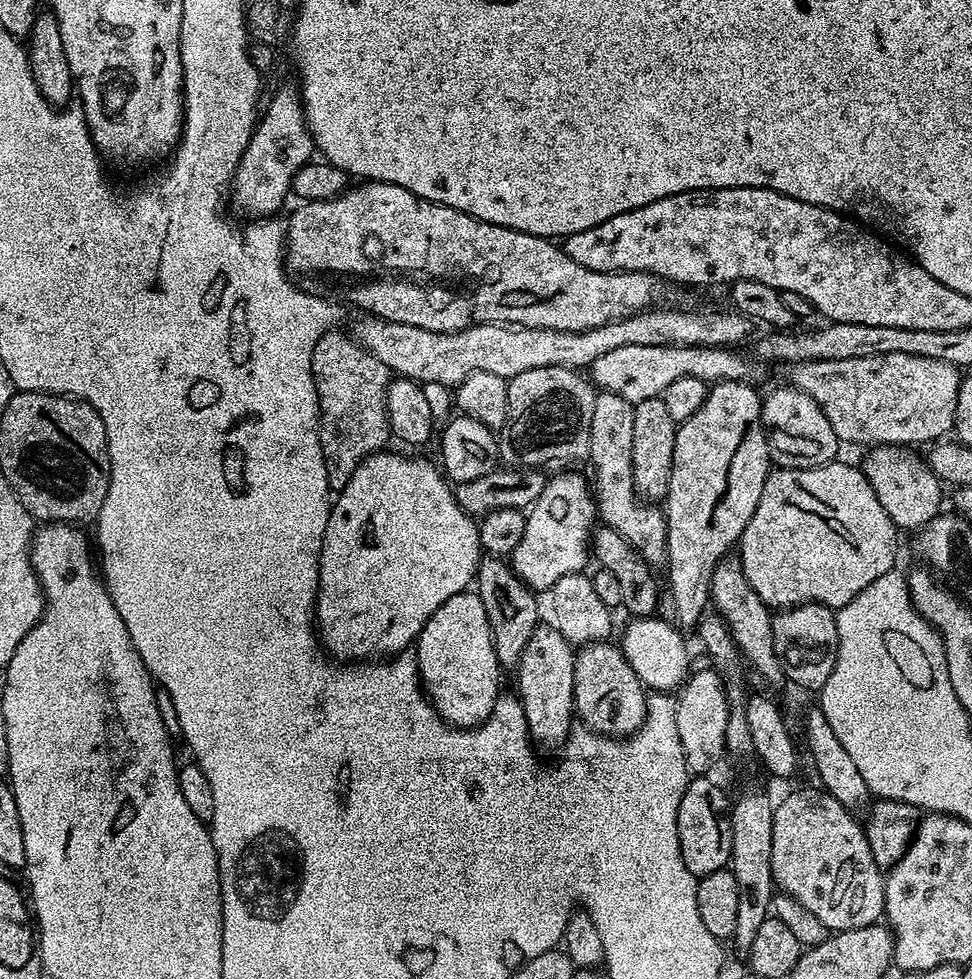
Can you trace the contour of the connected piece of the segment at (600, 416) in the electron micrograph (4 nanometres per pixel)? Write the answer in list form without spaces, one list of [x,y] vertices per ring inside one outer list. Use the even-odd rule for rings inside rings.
[[[596,392],[594,398],[594,415],[590,417],[590,440],[588,442],[587,459],[592,460],[590,480],[594,485],[596,497],[596,511],[599,519],[607,527],[618,530],[622,538],[626,538],[632,546],[642,554],[647,564],[653,566],[663,565],[668,559],[666,550],[666,518],[663,511],[655,503],[645,502],[638,495],[634,486],[634,406],[626,402],[626,398],[618,398],[618,394],[609,392]]]

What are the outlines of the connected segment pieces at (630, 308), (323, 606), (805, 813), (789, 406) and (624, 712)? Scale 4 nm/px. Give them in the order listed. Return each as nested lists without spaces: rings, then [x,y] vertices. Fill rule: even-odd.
[[[360,182],[349,187],[341,196],[329,200],[310,200],[299,205],[300,209],[286,220],[286,247],[284,250],[284,270],[305,292],[327,294],[345,305],[353,304],[361,308],[361,313],[379,316],[381,320],[402,322],[406,326],[418,326],[422,330],[435,332],[461,332],[464,328],[473,328],[475,324],[511,324],[521,328],[549,328],[550,330],[566,330],[581,332],[587,328],[597,328],[611,320],[621,320],[639,312],[647,312],[659,305],[664,296],[665,281],[648,272],[599,272],[586,270],[586,266],[578,266],[574,258],[570,258],[563,247],[556,248],[551,239],[534,234],[519,232],[506,226],[498,226],[490,222],[475,220],[470,214],[454,210],[450,206],[442,206],[438,202],[423,200],[418,194],[406,190],[402,186],[382,184],[379,182]]]
[[[381,450],[366,457],[350,474],[350,482],[341,492],[335,493],[328,510],[328,521],[324,531],[324,541],[320,551],[319,590],[316,591],[316,614],[314,623],[318,629],[318,640],[337,661],[364,662],[369,658],[384,658],[389,654],[400,654],[413,643],[426,626],[427,620],[448,598],[465,591],[476,579],[476,569],[480,566],[482,549],[480,530],[477,521],[462,510],[456,501],[453,485],[449,483],[443,471],[435,463],[423,460],[420,456],[399,456],[396,452]]]
[[[819,787],[800,788],[797,792],[792,792],[784,801],[777,803],[773,807],[774,814],[774,846],[770,849],[770,866],[772,867],[772,879],[775,887],[779,889],[783,895],[793,896],[798,902],[802,902],[802,906],[806,906],[806,910],[810,910],[810,914],[814,914],[814,918],[818,918],[818,922],[822,922],[832,932],[845,932],[851,928],[861,928],[862,926],[870,926],[877,923],[884,915],[884,879],[878,870],[878,866],[874,862],[874,854],[870,850],[870,842],[868,841],[867,831],[855,820],[853,813],[849,809],[842,806],[842,802],[838,802],[830,793],[821,790]]]
[[[785,386],[774,389],[769,396],[765,395],[760,406],[760,421],[768,439],[771,463],[776,468],[817,468],[823,464],[831,464],[837,459],[838,441],[830,422],[826,422],[826,414],[822,414],[822,406],[818,406],[818,402],[814,402],[814,398],[810,398],[810,394],[802,390]]]
[[[612,642],[583,645],[574,662],[574,712],[583,727],[602,736],[628,738],[644,724],[648,705],[646,687],[630,666],[621,649]]]

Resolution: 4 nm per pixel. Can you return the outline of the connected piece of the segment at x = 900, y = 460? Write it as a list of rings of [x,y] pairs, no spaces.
[[[881,444],[872,446],[867,449],[868,457],[862,463],[862,471],[866,479],[870,482],[870,486],[874,490],[874,494],[878,494],[878,502],[882,506],[882,510],[886,510],[886,514],[890,514],[890,518],[895,522],[897,529],[912,528],[911,530],[919,530],[925,524],[929,524],[935,516],[941,515],[940,508],[940,488],[942,489],[942,481],[932,473],[928,467],[927,459],[923,455],[915,456],[913,449],[908,446],[899,444]]]

